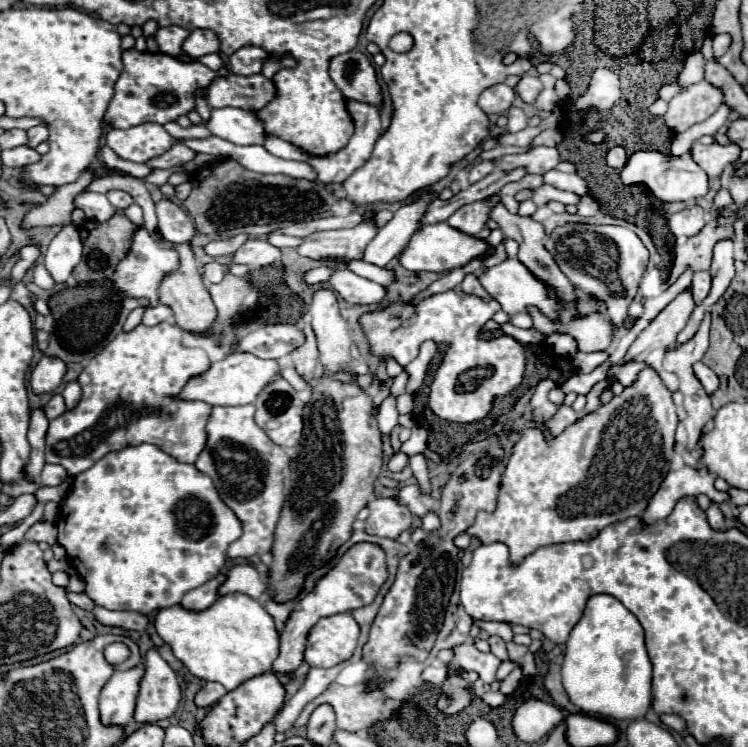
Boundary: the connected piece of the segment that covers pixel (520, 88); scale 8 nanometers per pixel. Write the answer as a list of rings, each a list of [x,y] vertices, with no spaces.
[[[523,75],[523,79],[519,81],[519,85],[515,87],[515,91],[519,93],[519,97],[525,103],[533,103],[535,97],[543,91],[543,83],[539,81],[537,75]]]

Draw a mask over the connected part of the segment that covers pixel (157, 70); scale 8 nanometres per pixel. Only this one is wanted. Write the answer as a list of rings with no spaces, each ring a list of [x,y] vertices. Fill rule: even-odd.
[[[127,49],[123,51],[123,73],[115,85],[115,95],[107,107],[103,121],[109,127],[119,129],[129,129],[147,121],[165,125],[175,121],[179,115],[187,115],[191,109],[195,109],[195,87],[207,89],[215,77],[217,73],[199,61],[183,63],[177,57],[163,53],[141,53],[137,49]]]

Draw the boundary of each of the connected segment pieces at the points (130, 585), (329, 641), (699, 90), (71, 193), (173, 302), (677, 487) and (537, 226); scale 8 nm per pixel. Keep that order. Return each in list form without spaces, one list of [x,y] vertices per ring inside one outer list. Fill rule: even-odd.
[[[149,443],[107,453],[85,473],[75,475],[71,491],[59,507],[55,525],[59,531],[57,543],[65,549],[69,565],[85,581],[83,593],[93,603],[113,611],[137,611],[145,615],[153,613],[155,609],[177,605],[187,591],[215,577],[225,563],[227,547],[241,535],[241,523],[221,501],[211,477],[201,473],[195,465],[179,463],[165,451],[157,449],[157,445]],[[191,495],[207,501],[215,517],[215,527],[209,531],[209,537],[203,537],[201,541],[189,541],[189,537],[181,533],[173,513],[177,501]]]
[[[351,613],[319,619],[307,633],[305,661],[309,667],[333,667],[347,661],[357,645],[359,625]]]
[[[701,81],[697,85],[691,85],[683,93],[675,95],[669,101],[669,107],[663,119],[669,129],[673,129],[675,133],[683,133],[691,125],[711,117],[721,103],[723,103],[721,91],[709,85],[707,81]]]
[[[85,169],[85,173],[81,173],[81,177],[75,183],[57,187],[51,195],[49,201],[41,207],[35,207],[33,211],[27,213],[27,217],[23,219],[23,227],[31,229],[35,225],[67,225],[71,223],[71,213],[73,213],[73,197],[83,191],[97,175],[97,171],[93,169]]]
[[[161,241],[161,243],[179,253],[179,269],[163,277],[163,281],[159,285],[159,301],[173,309],[173,319],[175,319],[177,327],[181,327],[185,331],[199,331],[201,335],[207,335],[207,329],[217,319],[217,309],[203,285],[201,273],[197,271],[193,249],[189,243],[181,243],[181,245],[171,245],[167,241]]]
[[[683,467],[679,471],[669,473],[659,491],[653,495],[653,501],[649,501],[645,513],[641,513],[641,521],[645,521],[645,525],[653,525],[657,521],[663,521],[665,517],[669,517],[669,513],[673,511],[673,505],[689,495],[699,495],[705,493],[711,501],[715,503],[723,503],[729,501],[729,493],[719,493],[713,487],[715,477],[707,471],[707,469],[691,469],[691,467]]]
[[[499,201],[491,207],[489,217],[491,217],[493,221],[497,221],[497,225],[499,225],[499,229],[503,231],[505,237],[511,237],[511,239],[515,239],[515,241],[519,243],[521,249],[519,249],[517,259],[529,269],[529,273],[533,273],[535,277],[541,277],[541,281],[549,281],[549,285],[553,285],[553,289],[557,289],[557,293],[561,293],[561,297],[565,297],[565,301],[569,301],[569,285],[571,285],[571,283],[569,283],[569,279],[561,273],[561,269],[559,269],[557,263],[553,261],[553,257],[551,257],[551,255],[545,251],[545,247],[543,247],[545,227],[543,227],[539,221],[531,219],[531,217],[513,217],[513,215],[505,209],[505,205]]]

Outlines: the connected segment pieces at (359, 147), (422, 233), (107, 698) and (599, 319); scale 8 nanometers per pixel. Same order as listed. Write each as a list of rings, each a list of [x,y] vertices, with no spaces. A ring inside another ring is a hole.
[[[347,101],[347,111],[349,111],[349,115],[353,117],[353,123],[355,123],[355,135],[351,137],[347,147],[337,151],[337,153],[325,155],[325,157],[309,157],[305,161],[315,169],[317,181],[323,183],[323,185],[343,183],[355,169],[359,169],[371,157],[373,145],[381,135],[381,115],[379,115],[379,109],[375,105],[367,105],[367,103],[359,103],[359,101]]]
[[[447,223],[437,225],[423,225],[413,237],[407,241],[399,255],[399,265],[409,271],[451,271],[457,267],[463,267],[477,255],[491,255],[493,249],[487,249],[485,241],[475,239],[471,235],[465,235]]]
[[[143,667],[113,673],[109,683],[103,687],[99,699],[99,713],[103,725],[125,727],[129,721],[134,721],[135,697],[139,693],[141,677]]]
[[[561,301],[557,309],[557,321],[549,321],[545,313],[539,309],[529,309],[533,319],[533,327],[543,335],[565,333],[577,341],[577,351],[595,353],[607,351],[615,337],[615,325],[601,313],[591,313],[589,317],[577,317],[577,321],[569,321],[569,305]]]

